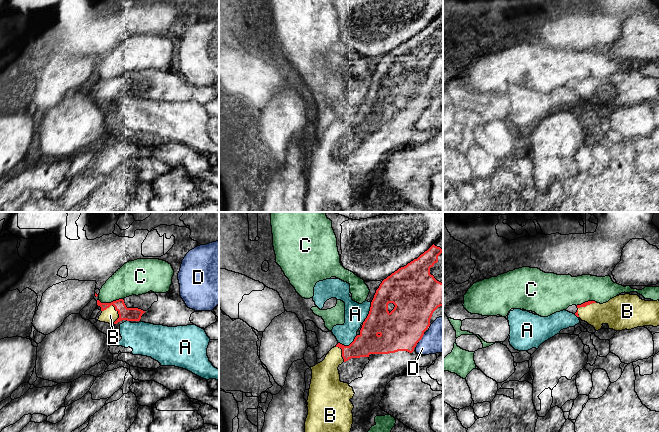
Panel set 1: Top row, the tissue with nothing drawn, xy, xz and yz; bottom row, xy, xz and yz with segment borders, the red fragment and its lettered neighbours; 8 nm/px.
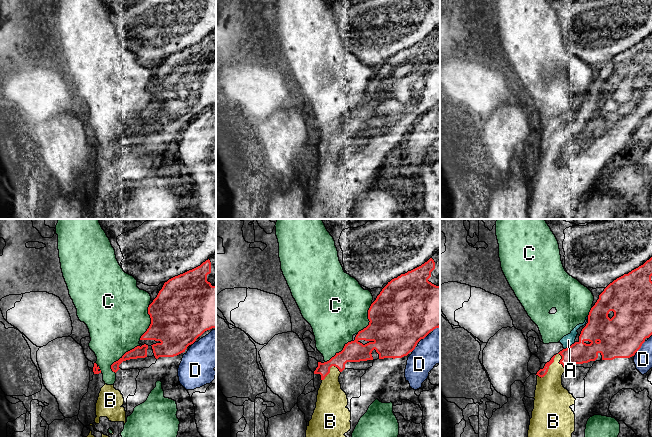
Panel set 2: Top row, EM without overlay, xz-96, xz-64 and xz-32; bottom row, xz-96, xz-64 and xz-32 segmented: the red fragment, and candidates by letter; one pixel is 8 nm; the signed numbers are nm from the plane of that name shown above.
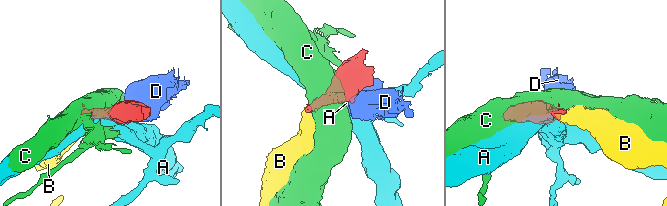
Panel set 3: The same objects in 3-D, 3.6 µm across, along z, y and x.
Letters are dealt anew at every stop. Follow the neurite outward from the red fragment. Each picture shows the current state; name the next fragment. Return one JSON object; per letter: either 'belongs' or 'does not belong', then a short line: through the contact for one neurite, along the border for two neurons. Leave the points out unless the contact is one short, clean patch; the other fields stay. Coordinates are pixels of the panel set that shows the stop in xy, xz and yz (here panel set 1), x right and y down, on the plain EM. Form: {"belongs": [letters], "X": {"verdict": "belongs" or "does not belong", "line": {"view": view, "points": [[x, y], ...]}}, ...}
{"belongs": ["B"], "A": {"verdict": "does not belong"}, "B": {"verdict": "belongs"}, "C": {"verdict": "does not belong"}, "D": {"verdict": "does not belong", "line": {"view": "xz", "points": [[424, 110], [418, 117]]}}}

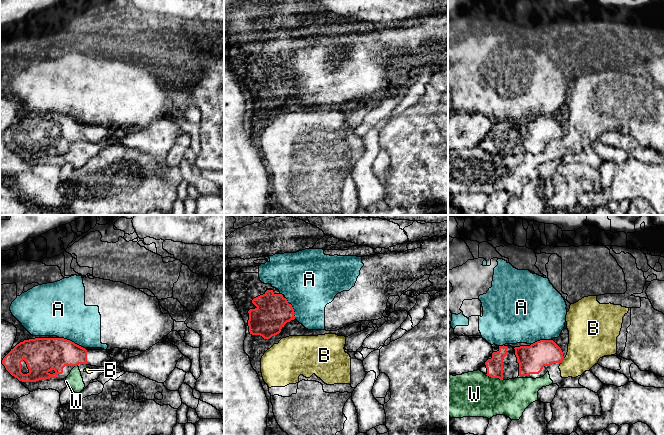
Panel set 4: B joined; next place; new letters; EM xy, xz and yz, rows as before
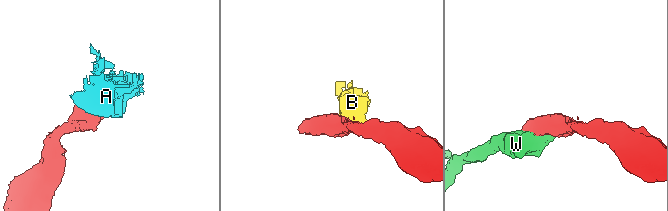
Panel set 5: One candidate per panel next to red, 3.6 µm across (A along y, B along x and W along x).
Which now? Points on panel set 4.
{"belongs": [], "A": {"verdict": "does not belong"}, "B": {"verdict": "does not belong", "line": {"view": "yz", "points": [[564, 134], [560, 138]]}}, "W": {"verdict": "does not belong"}}

